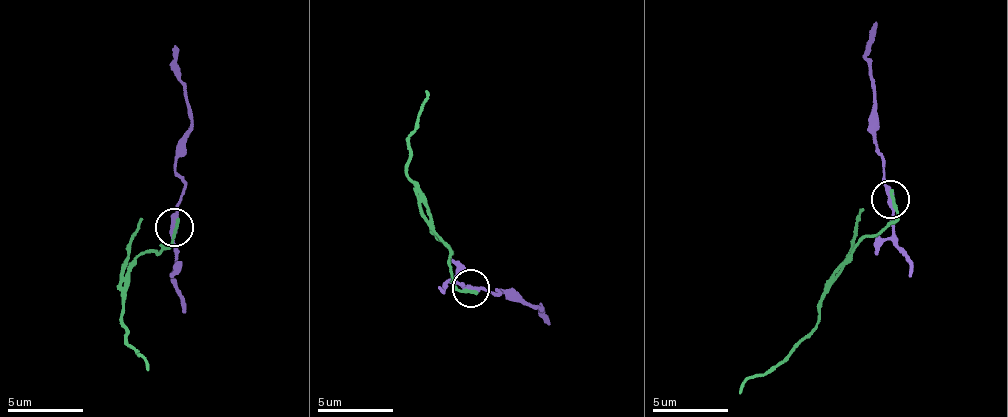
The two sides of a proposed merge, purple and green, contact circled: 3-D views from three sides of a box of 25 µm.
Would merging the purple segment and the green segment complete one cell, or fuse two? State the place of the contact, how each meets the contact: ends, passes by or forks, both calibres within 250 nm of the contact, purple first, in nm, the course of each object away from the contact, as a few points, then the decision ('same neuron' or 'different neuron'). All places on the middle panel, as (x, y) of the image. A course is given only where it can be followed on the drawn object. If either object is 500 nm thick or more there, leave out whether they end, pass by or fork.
place (470, 288); purple passes by; green ends; calibres 360 and 260 nm; course purple (471, 289), (499, 296), (497, 289), (528, 306), (538, 306), (547, 323); course green (471, 289), (462, 289), (452, 281), (449, 246), (405, 167), (427, 89); different neuron

